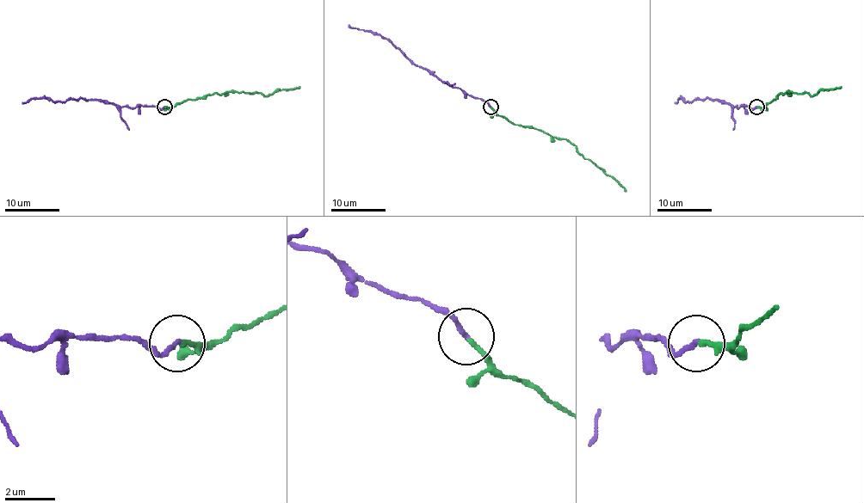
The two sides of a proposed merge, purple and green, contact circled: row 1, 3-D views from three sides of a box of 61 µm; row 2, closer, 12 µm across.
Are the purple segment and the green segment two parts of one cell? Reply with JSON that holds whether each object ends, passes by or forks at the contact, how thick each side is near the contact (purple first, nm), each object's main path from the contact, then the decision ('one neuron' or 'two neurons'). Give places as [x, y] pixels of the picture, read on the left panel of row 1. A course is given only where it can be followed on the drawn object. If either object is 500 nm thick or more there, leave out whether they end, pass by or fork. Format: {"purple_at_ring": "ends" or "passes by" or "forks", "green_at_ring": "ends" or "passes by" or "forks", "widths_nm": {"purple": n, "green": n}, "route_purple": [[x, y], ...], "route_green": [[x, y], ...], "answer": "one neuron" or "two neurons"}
{"purple_at_ring": "ends", "green_at_ring": "ends", "widths_nm": {"purple": 190, "green": 170}, "route_purple": [[163, 107], [117, 107], [99, 100], [32, 98], [21, 102]], "route_green": [[163, 107], [205, 98], [214, 93], [243, 91], [269, 95], [276, 90], [293, 90], [300, 86]], "answer": "two neurons"}

